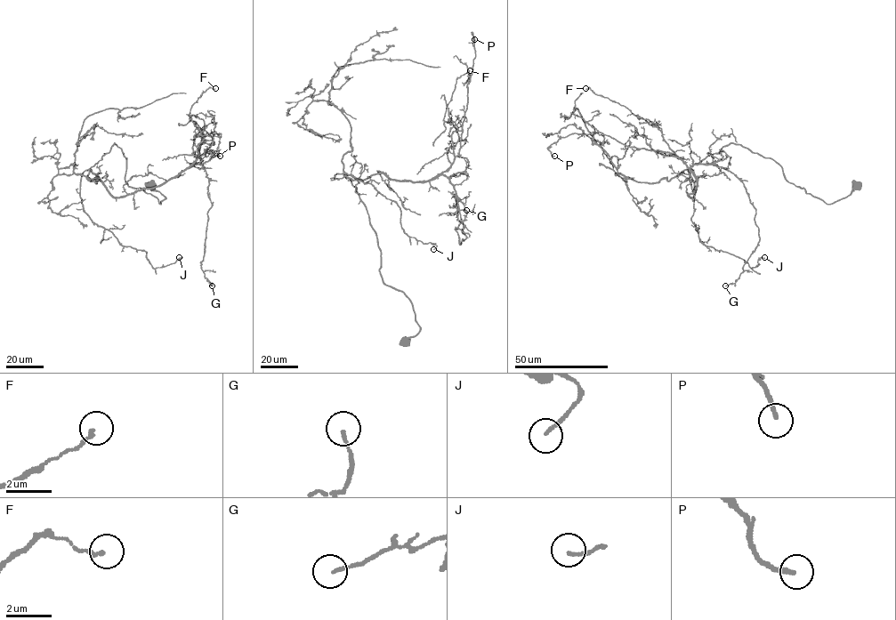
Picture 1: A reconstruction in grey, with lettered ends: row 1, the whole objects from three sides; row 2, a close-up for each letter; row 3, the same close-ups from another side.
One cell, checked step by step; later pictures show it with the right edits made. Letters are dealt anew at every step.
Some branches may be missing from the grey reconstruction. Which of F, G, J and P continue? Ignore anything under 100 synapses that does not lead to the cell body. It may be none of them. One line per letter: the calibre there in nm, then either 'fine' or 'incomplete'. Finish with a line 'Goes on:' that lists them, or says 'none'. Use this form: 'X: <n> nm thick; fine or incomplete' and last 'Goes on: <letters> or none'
F: 150 nm thick; fine
G: 110 nm thick; fine
J: 140 nm thick; fine
P: 190 nm thick; fine
Goes on: none

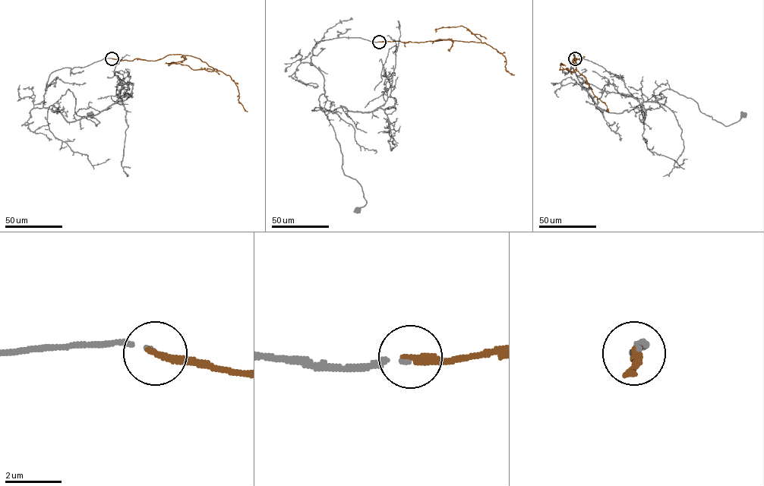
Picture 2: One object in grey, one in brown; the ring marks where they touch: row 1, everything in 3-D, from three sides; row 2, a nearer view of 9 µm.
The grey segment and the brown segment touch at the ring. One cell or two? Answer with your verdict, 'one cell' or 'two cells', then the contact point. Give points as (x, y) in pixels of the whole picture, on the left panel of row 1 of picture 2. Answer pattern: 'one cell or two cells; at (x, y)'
one cell; at (112, 58)

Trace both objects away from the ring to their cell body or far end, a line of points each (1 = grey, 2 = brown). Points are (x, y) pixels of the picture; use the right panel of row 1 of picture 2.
1: (576, 58), (570, 68), (609, 112), (629, 112), (668, 89), (725, 126), (743, 115)
2: (575, 58), (576, 61), (573, 54), (576, 71), (585, 77), (593, 94), (606, 105), (608, 112)

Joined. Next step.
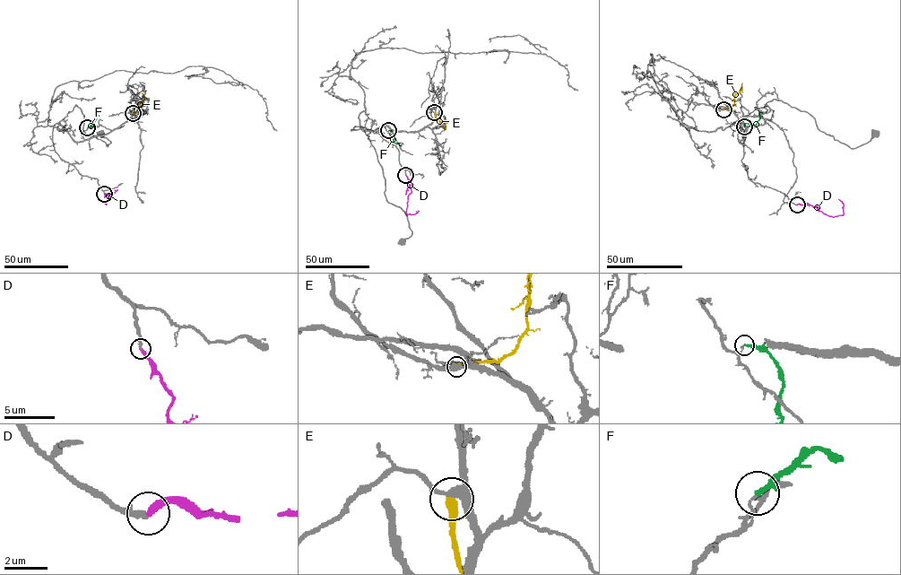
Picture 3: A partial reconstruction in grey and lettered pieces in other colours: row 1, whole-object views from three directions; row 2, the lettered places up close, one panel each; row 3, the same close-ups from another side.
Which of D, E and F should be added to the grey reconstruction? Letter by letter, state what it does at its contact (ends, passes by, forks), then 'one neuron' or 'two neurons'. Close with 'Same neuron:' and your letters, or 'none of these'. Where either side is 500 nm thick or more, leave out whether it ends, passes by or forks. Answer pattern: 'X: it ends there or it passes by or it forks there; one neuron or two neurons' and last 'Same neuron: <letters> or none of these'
D: it ends there; one neuron
E: it ends there; two neurons
F: it ends there; two neurons
Same neuron: D

